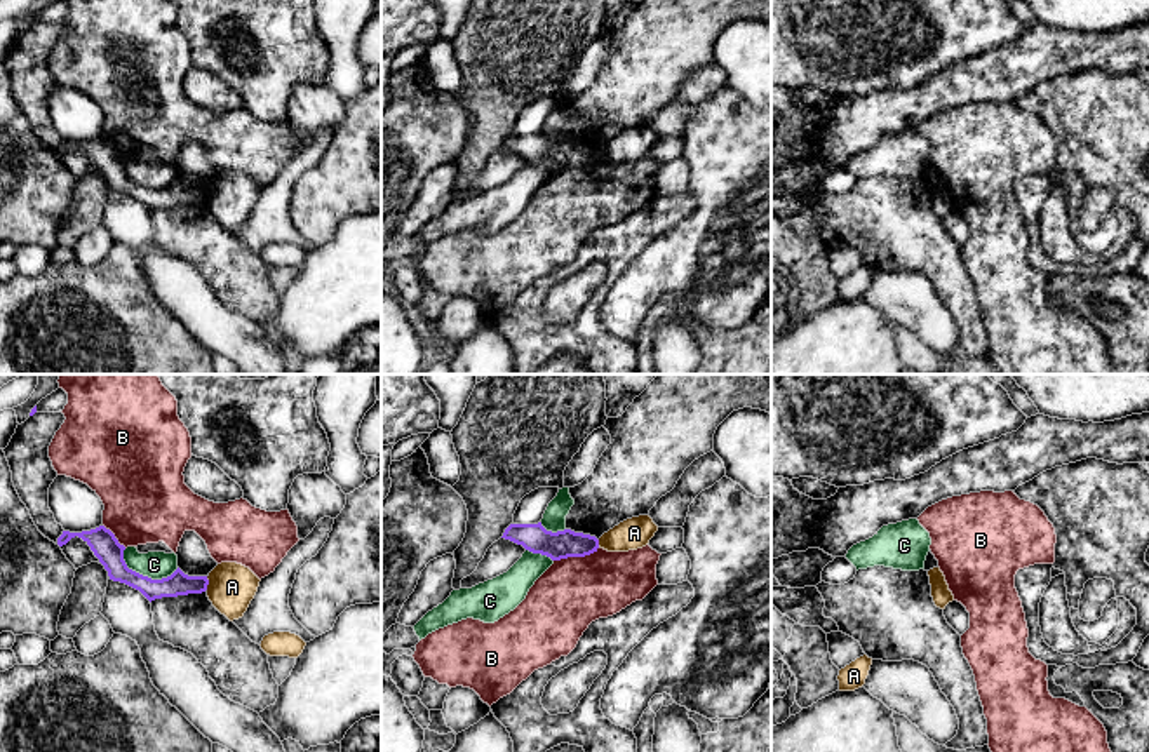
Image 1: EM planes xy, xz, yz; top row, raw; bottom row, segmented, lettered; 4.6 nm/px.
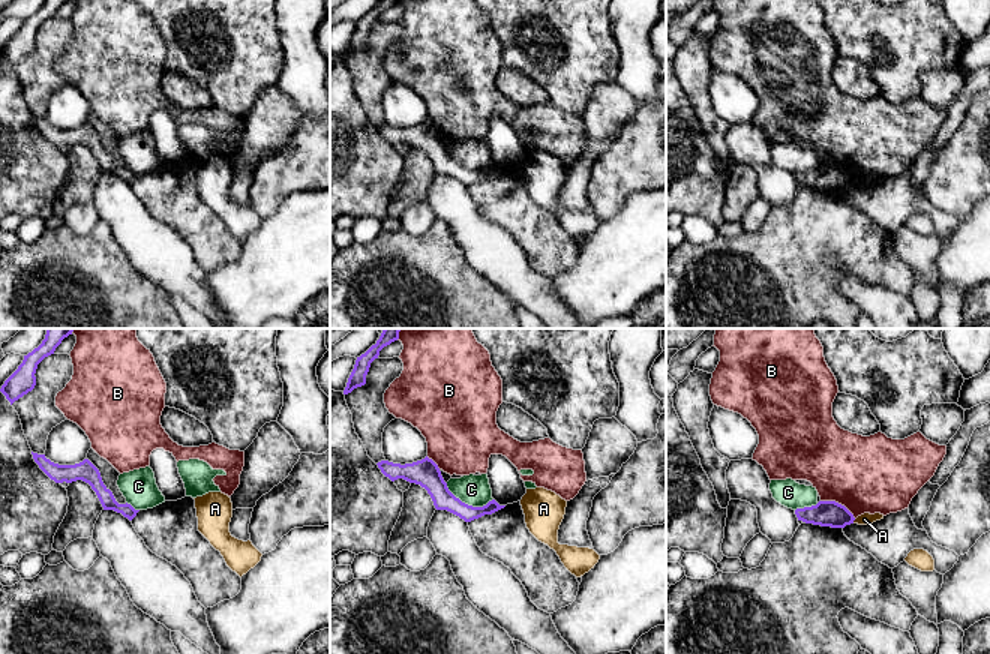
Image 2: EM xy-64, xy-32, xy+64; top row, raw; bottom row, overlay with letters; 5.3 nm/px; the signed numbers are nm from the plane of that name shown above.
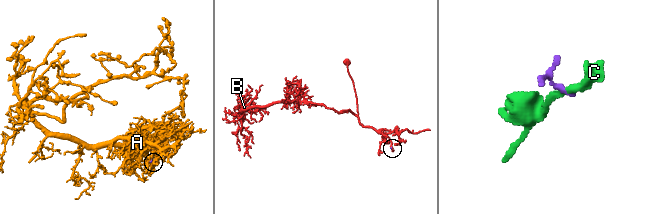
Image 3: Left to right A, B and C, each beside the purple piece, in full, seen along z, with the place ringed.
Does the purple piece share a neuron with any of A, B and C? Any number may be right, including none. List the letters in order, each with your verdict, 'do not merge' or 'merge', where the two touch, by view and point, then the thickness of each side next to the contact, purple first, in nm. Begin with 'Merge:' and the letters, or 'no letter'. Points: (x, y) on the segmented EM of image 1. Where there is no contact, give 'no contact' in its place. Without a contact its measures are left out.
Merge: no letter
A: do not merge; contact xy (208, 584); calibres 110 and 220 nm
B: do not merge; contact xz (577, 556); calibres 130 and 320 nm
C: do not merge; contact xy (145, 577); calibres 120 and 130 nm

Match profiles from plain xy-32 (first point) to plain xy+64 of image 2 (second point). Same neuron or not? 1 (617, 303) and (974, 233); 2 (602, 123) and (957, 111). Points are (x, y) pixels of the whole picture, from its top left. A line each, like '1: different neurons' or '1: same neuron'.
1: same neuron
2: different neurons

